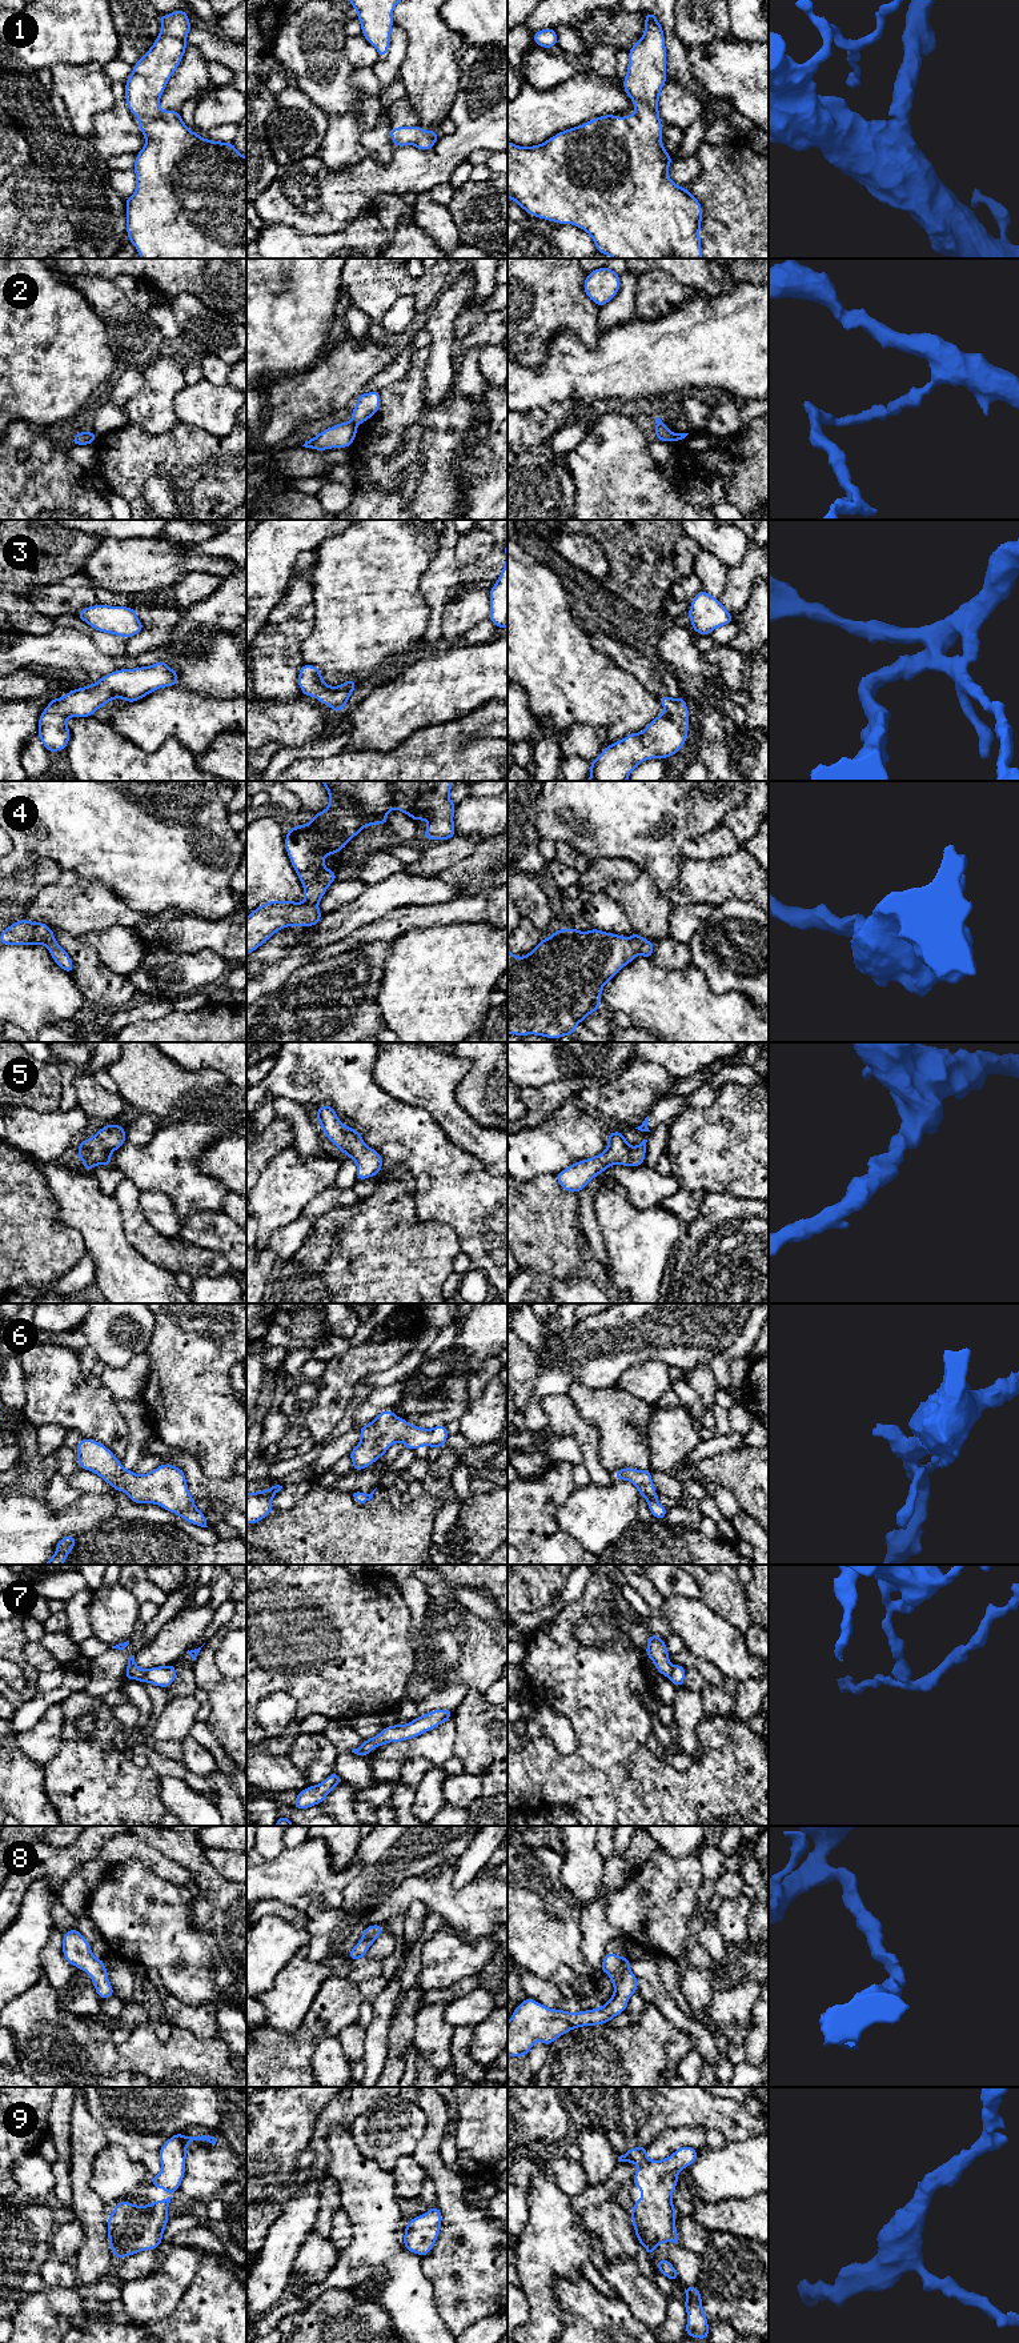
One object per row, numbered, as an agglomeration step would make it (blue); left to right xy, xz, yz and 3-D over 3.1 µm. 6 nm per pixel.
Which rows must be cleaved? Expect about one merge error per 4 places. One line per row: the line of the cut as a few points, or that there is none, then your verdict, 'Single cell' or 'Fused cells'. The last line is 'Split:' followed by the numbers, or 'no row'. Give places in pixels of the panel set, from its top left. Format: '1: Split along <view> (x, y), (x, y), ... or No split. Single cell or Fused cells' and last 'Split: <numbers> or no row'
1: No split. Single cell
2: Split along xz (350, 421), (356, 427). Fused cells
3: No split. Single cell
4: No split. Single cell
5: No split. Single cell
6: No split. Single cell
7: No split. Single cell
8: No split. Single cell
9: No split. Single cell
Split: 2

